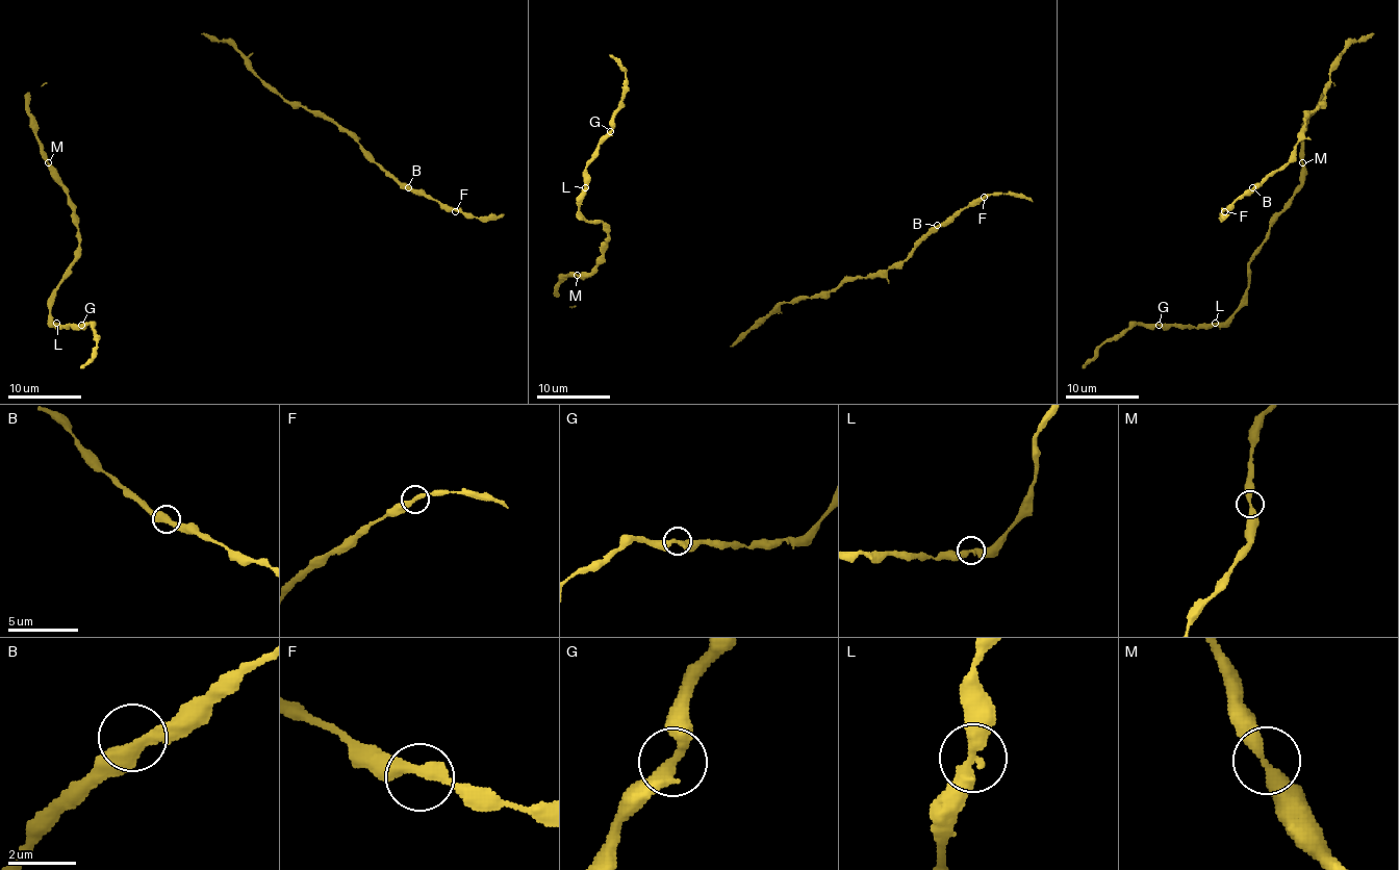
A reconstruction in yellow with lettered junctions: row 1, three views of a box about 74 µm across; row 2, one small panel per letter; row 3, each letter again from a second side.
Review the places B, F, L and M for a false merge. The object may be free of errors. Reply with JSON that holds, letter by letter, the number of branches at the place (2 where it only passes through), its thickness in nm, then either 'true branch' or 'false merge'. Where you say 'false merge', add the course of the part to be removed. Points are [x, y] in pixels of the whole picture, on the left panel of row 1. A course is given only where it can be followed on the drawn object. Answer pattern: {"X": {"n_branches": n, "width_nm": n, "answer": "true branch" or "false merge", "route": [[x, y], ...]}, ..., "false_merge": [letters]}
{"B": {"n_branches": 2, "width_nm": 440, "answer": "true branch"}, "F": {"n_branches": 2, "width_nm": 360, "answer": "true branch"}, "L": {"n_branches": 2, "width_nm": 400, "answer": "true branch"}, "M": {"n_branches": 2, "width_nm": 360, "answer": "true branch"}, "false_merge": []}

